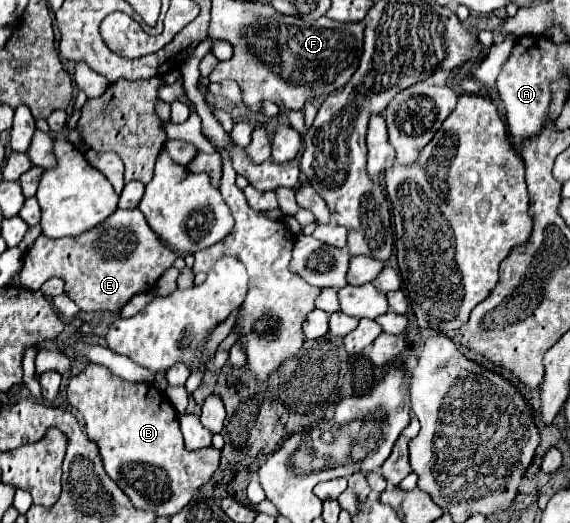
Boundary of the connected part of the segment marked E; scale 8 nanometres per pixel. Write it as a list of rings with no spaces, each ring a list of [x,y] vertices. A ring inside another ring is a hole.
[[[117,208],[105,222],[81,236],[53,240],[41,234],[25,254],[19,280],[23,288],[39,290],[43,280],[59,276],[65,282],[65,294],[83,312],[119,312],[137,292],[153,290],[159,276],[171,268],[175,258],[175,252],[161,242],[137,208]]]

